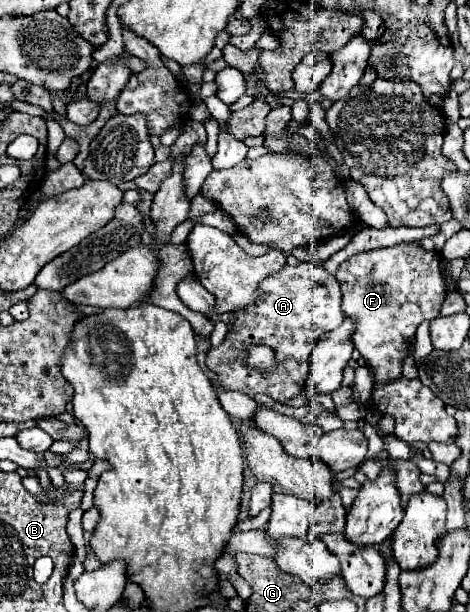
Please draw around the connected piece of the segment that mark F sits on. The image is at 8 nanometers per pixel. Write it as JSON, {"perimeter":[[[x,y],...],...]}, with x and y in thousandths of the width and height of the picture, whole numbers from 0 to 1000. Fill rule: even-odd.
{"perimeter":[[[851,397],[749,417],[723,433],[715,456],[728,466],[728,505],[736,518],[757,518],[749,557],[783,596],[791,596],[800,629],[855,613],[864,554],[885,547],[885,534],[902,521],[932,518],[949,485],[936,430],[936,413],[906,410],[894,397]]]}

